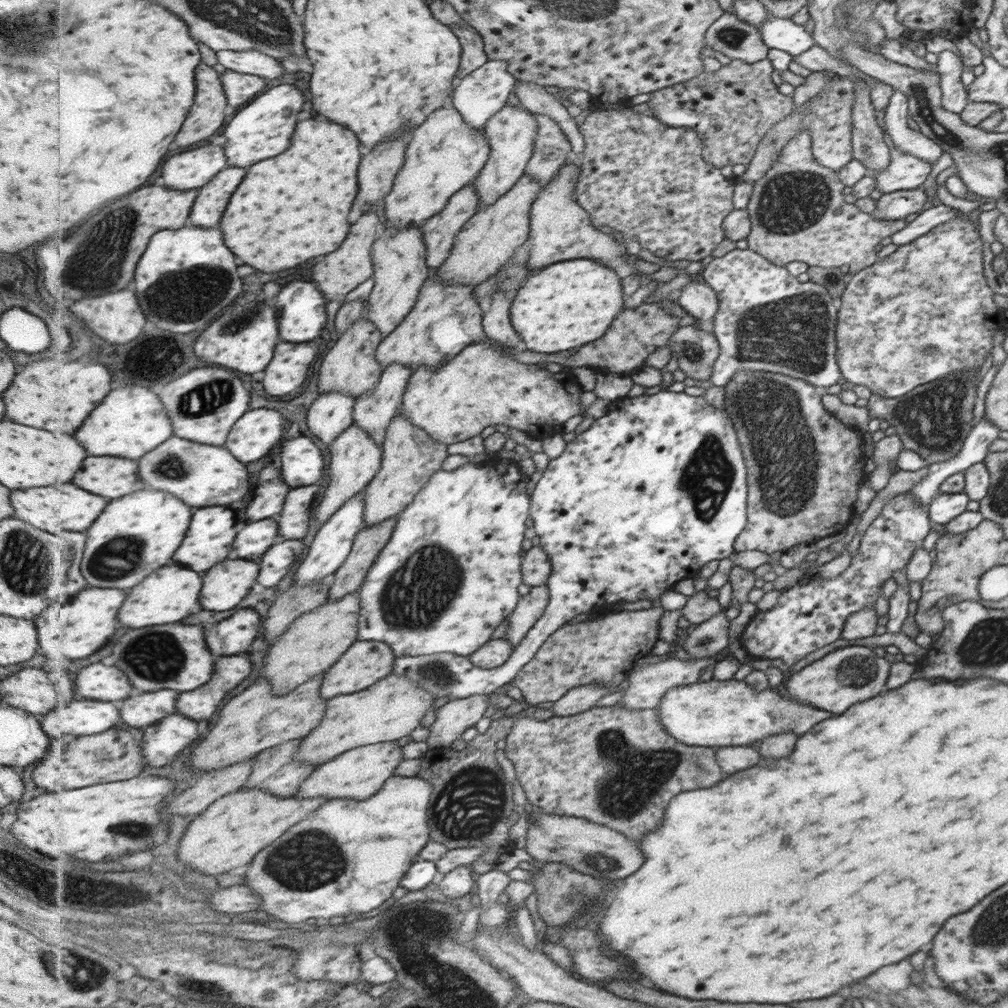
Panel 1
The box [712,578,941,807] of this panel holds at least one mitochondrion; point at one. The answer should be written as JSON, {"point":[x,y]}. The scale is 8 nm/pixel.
{"point":[856,671]}

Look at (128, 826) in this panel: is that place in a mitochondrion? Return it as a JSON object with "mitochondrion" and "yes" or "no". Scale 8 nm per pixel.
{"mitochondrion":"yes"}

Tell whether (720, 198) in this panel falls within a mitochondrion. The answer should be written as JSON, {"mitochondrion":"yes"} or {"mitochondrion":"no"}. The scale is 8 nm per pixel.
{"mitochondrion":"no"}

